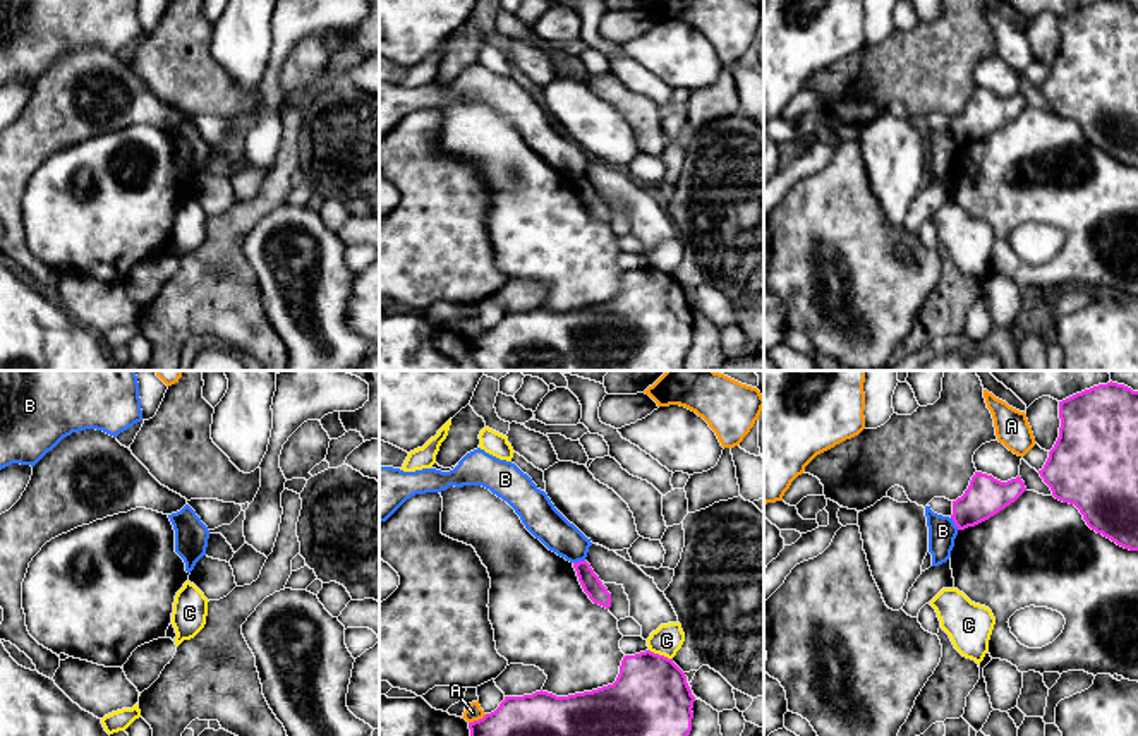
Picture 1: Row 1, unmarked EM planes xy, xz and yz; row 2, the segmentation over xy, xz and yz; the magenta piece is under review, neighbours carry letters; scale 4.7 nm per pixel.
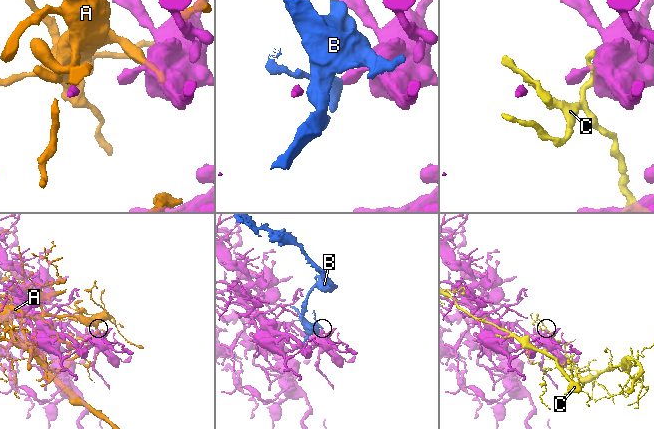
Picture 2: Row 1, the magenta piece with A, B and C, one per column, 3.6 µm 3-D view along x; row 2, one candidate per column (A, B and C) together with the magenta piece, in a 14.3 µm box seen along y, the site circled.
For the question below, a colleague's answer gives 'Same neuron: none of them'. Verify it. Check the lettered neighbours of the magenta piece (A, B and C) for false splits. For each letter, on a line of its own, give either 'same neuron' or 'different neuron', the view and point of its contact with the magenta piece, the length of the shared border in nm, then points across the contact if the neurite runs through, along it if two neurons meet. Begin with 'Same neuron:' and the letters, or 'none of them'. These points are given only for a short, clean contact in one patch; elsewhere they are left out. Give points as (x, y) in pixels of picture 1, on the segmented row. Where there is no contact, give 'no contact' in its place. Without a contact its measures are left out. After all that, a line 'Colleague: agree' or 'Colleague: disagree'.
Same neuron: none of them
A: different neuron; contact xz (479, 719); length 100 nm
B: different neuron; contact yz (955, 524); length 70 nm; border yz (951, 517), (958, 529)
C: different neuron; contact xz (661, 656); length 120 nm
Colleague: agree

